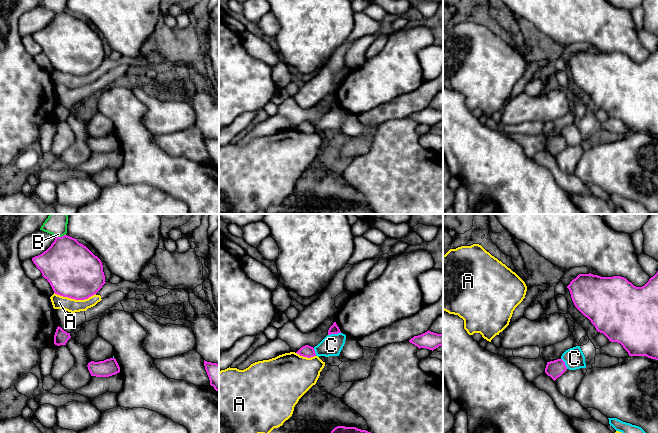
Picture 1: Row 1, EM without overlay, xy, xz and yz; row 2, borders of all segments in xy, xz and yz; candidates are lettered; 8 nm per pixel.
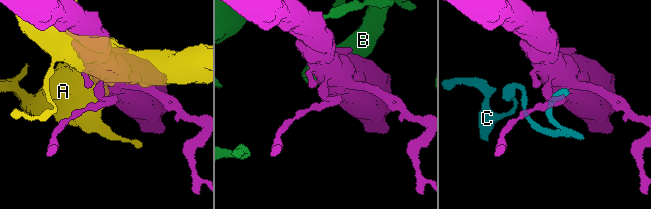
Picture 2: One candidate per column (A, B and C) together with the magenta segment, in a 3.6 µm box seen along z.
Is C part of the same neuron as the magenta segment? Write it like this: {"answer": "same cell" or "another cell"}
{"answer": "another cell"}

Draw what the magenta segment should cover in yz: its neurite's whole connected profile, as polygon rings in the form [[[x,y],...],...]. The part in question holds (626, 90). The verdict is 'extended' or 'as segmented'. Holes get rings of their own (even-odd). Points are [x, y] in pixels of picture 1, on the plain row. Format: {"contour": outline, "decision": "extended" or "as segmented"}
{"contour": [[[658,47],[642,63],[636,63],[621,52],[601,53],[579,50],[567,62],[575,83],[587,93],[596,106],[611,118],[620,119],[629,132],[646,132],[658,136]]], "decision": "as segmented"}

